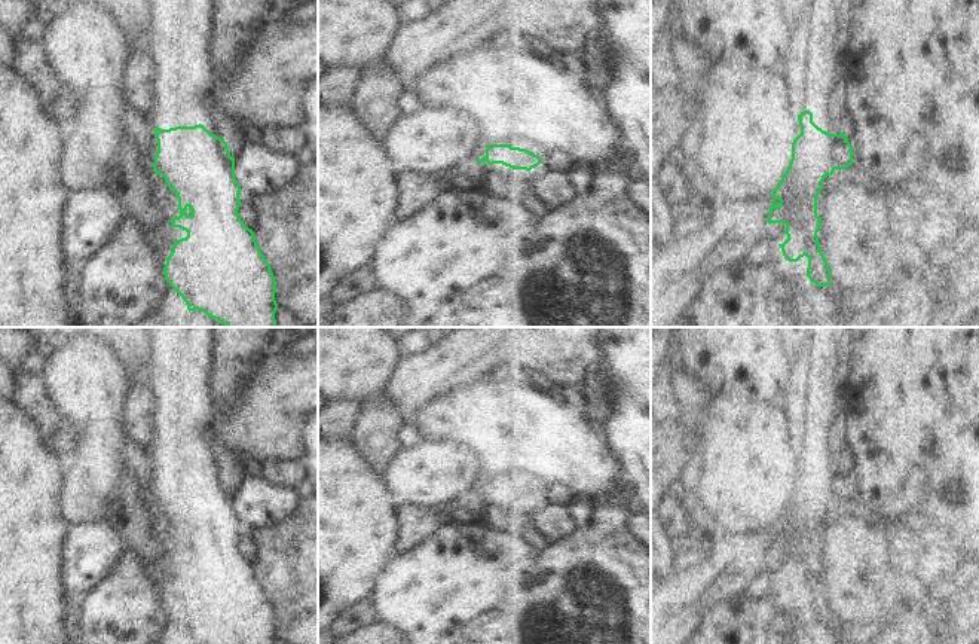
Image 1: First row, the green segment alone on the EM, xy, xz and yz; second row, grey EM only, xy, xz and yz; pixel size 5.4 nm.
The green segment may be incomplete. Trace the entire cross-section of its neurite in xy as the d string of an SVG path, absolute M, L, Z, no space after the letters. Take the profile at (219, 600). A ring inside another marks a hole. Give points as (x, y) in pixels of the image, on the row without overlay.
M147 327L149 360L125 367L141 382L128 387L128 419L132 458L156 460L157 485L153 504L177 527L180 549L172 561L187 565L172 577L163 608L184 632L189 644L276 644L276 614L260 585L253 562L241 553L241 519L227 476L199 457L196 433L184 424L181 399L198 384L204 370L209 327Z

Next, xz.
M489 477L486 489L474 495L474 515L486 524L523 519L527 516L529 504L541 495L538 488L526 482Z

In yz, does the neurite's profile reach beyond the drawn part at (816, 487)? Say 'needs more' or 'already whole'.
needs more

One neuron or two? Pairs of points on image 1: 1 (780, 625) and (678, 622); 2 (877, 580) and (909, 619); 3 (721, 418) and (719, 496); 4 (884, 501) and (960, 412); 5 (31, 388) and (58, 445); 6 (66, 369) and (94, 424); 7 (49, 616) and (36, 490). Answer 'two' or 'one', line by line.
1: two
2: two
3: one
4: one
5: one
6: one
7: one

